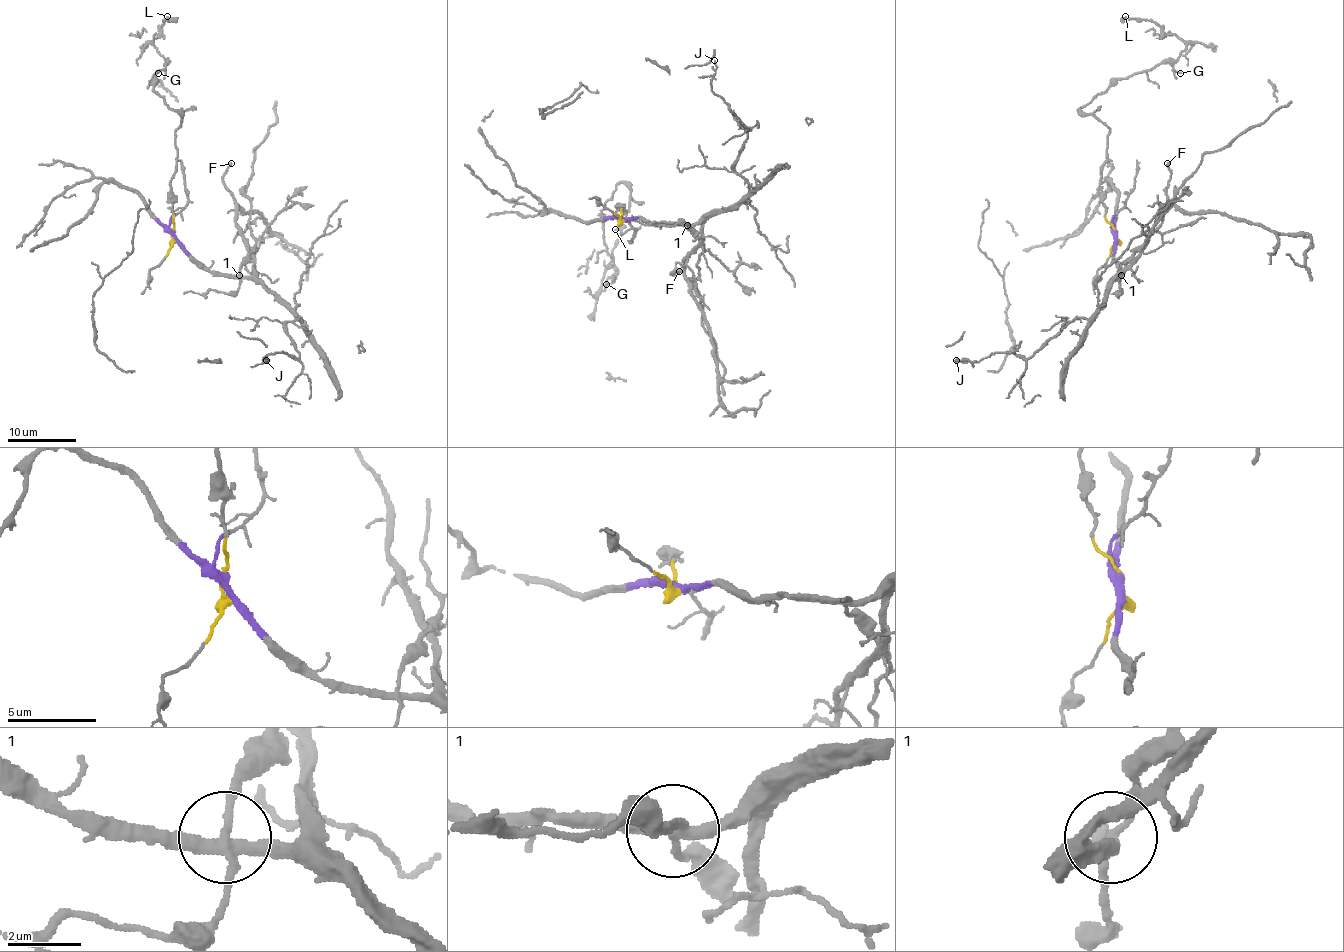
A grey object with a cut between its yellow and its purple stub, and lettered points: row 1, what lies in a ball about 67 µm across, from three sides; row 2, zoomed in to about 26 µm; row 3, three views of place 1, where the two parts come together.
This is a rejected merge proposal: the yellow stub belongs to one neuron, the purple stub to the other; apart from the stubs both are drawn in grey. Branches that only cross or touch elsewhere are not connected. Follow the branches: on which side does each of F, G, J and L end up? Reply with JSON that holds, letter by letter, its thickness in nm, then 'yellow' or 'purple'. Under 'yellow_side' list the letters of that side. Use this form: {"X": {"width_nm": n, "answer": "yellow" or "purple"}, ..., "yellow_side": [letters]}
{"F": {"width_nm": 200, "answer": "purple"}, "G": {"width_nm": 110, "answer": "yellow"}, "J": {"width_nm": 100, "answer": "purple"}, "L": {"width_nm": 200, "answer": "yellow"}, "yellow_side": ["G", "L"]}

